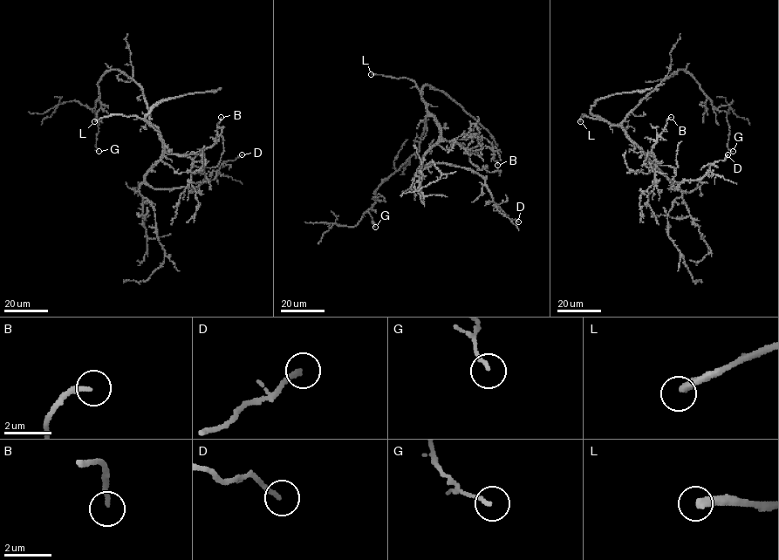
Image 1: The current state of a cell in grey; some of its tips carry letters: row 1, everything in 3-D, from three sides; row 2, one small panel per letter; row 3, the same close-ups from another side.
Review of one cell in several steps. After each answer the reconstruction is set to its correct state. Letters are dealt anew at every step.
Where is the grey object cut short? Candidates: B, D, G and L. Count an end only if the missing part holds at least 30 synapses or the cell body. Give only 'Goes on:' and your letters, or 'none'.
Goes on: L

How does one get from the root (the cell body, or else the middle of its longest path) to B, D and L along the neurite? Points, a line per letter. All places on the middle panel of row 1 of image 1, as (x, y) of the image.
B: (430, 116), (434, 119), (443, 138), (470, 148), (488, 146), (495, 151), (494, 160), (497, 165)
D: (430, 116), (439, 127), (439, 140), (421, 163), (447, 163), (473, 170), (484, 179), (498, 207), (518, 221)
L: (430, 116), (414, 81), (408, 78), (371, 74)

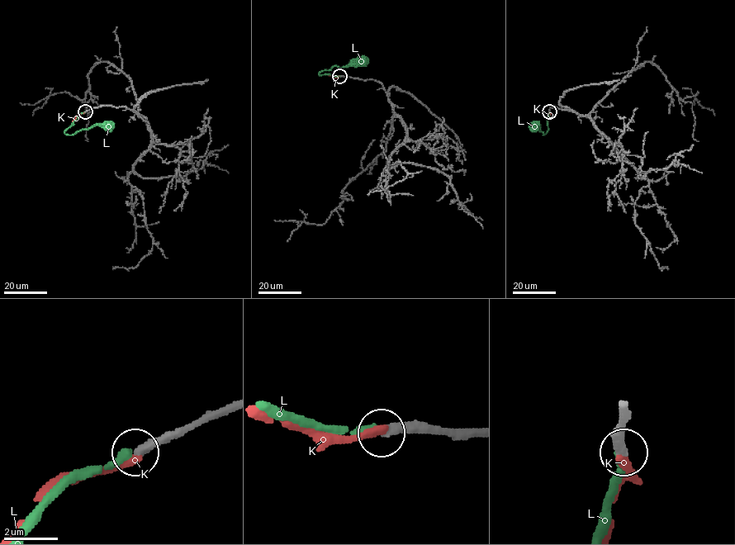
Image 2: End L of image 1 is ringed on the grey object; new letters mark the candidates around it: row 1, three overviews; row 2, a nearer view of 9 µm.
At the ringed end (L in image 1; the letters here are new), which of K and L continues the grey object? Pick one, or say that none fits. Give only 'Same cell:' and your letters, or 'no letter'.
Same cell: L

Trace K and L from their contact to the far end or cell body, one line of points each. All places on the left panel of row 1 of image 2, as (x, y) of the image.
K: (85, 112), (78, 114), (73, 122)
L: (85, 111), (65, 130), (67, 135), (94, 125), (107, 124)

